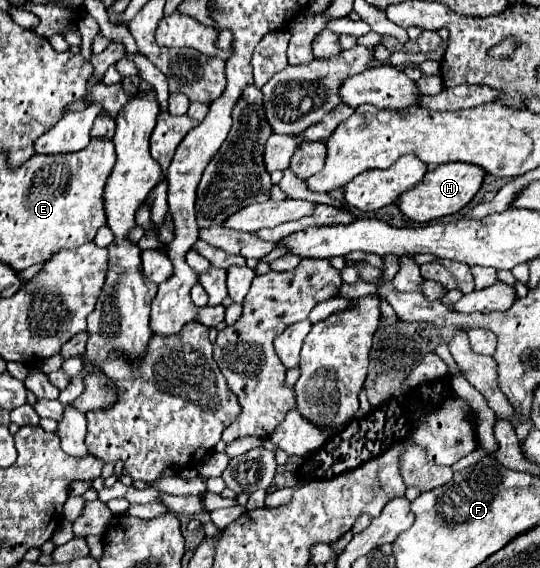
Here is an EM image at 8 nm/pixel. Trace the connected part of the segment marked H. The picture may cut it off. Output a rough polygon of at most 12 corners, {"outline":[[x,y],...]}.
{"outline":[[472,163],[430,169],[398,199],[418,223],[458,213],[486,171]]}

